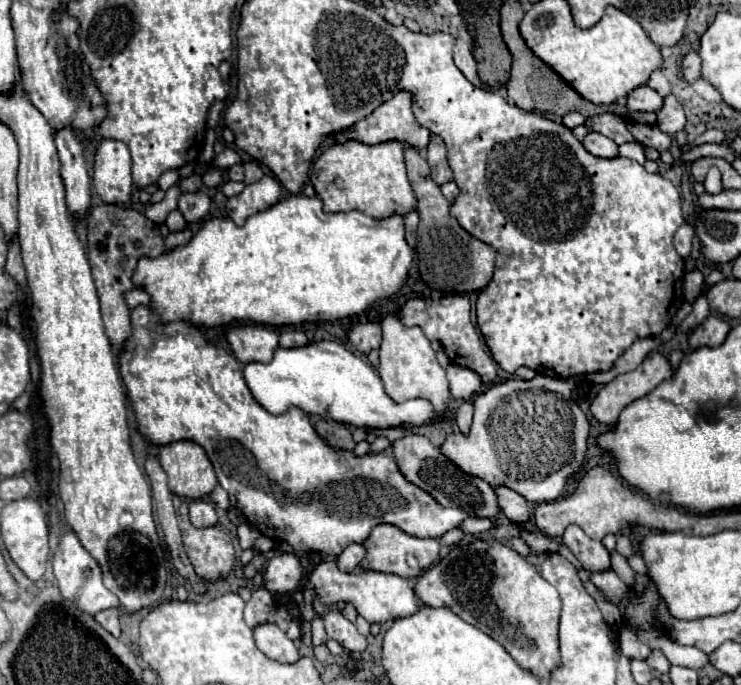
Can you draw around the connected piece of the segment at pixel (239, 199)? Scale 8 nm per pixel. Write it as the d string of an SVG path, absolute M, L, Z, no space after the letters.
M264 176L262 180L248 184L242 194L234 196L226 204L228 218L232 218L236 224L244 224L248 216L268 210L272 204L282 200L282 188L272 176Z

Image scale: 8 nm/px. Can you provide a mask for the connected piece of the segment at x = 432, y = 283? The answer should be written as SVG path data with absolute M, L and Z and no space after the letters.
M412 146L404 148L404 162L408 168L408 180L418 200L416 210L420 214L420 224L418 224L416 250L418 250L418 262L420 262L418 268L424 282L434 290L442 290L450 294L484 290L494 274L496 250L476 240L468 232L464 232L460 224L456 222L456 218L450 216L450 202L442 196L440 186L432 182L428 162L416 148Z

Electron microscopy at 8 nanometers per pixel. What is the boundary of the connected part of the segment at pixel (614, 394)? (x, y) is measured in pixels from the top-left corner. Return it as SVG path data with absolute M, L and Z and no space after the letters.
M650 352L650 354L646 356L646 360L640 364L638 370L632 370L632 372L620 374L620 376L616 376L612 382L608 382L608 384L598 392L598 396L596 396L596 400L592 402L590 410L592 410L594 418L596 418L600 424L614 426L614 424L618 422L620 412L622 412L628 404L632 404L634 400L646 396L646 394L652 392L660 382L670 380L672 376L674 376L674 370L672 370L668 358L666 358L664 354L660 354L660 352Z

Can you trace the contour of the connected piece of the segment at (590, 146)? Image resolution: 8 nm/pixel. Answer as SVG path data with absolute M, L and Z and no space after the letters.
M588 132L586 138L582 140L582 144L590 154L594 154L598 158L614 158L614 156L618 156L618 144L612 142L610 138L598 134L598 132Z

